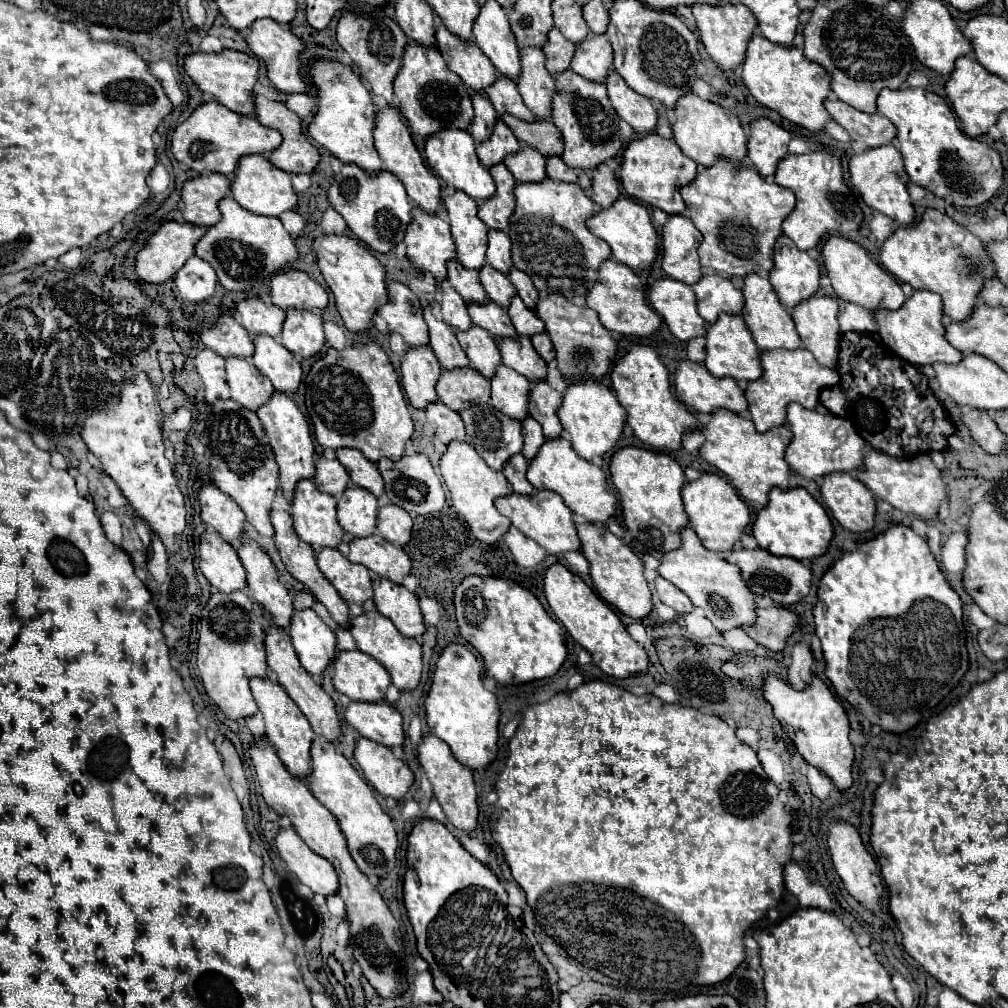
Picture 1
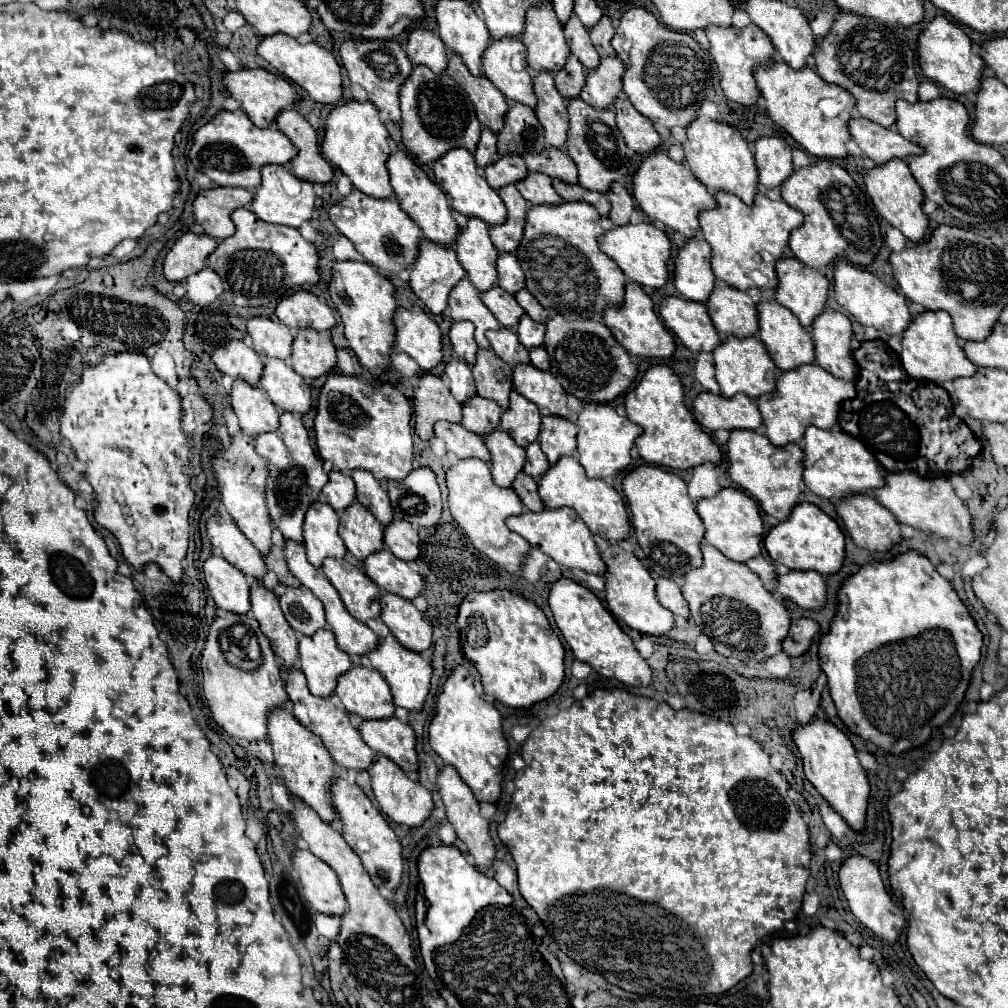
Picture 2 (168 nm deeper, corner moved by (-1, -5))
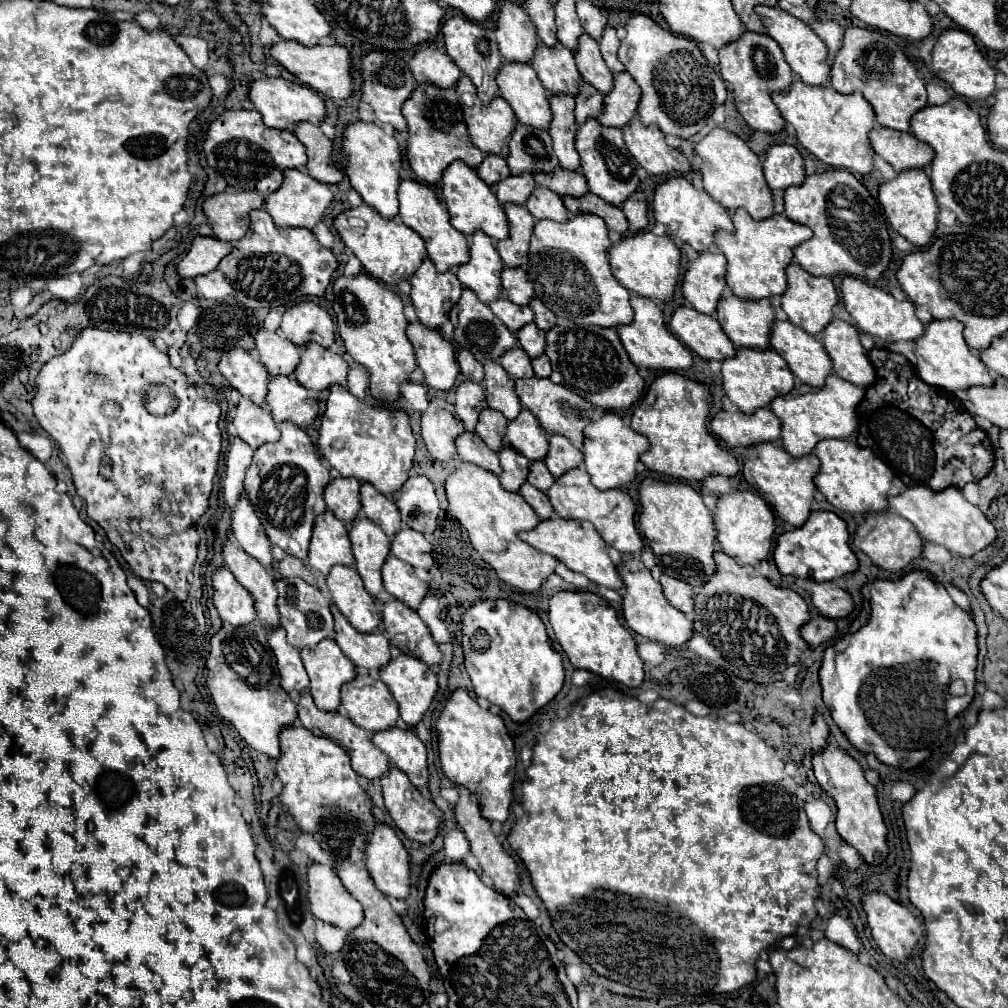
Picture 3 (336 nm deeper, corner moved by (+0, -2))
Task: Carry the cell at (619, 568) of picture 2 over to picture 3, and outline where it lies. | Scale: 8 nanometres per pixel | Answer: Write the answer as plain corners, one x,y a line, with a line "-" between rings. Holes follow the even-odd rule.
630,557
630,559
624,559
622,565
618,565
616,569
622,579
622,613
624,613
626,625
648,641
658,641
668,647
684,645
690,639
692,621
684,613
668,605
666,597
662,595
660,583
654,581
654,577
644,567
644,563
638,557

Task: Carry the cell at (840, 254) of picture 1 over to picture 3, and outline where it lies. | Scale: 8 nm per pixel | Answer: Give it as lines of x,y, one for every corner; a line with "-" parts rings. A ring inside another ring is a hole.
846,275
842,279
840,293
842,293
844,307
850,313
850,317
856,321
858,329
864,331
864,333
876,335
876,337
880,337
886,343
894,343
894,341
914,341
924,331
924,325
916,317
914,305
910,301
896,301
884,289
878,289
878,287
866,283
862,279
858,279
858,277

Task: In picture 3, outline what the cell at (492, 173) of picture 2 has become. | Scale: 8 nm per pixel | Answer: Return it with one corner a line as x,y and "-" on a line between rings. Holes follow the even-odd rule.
520,173
520,175
510,175
502,181
498,181
494,191
496,191
496,197
498,197
500,203
524,205
534,187
536,187
536,183
532,181
532,175

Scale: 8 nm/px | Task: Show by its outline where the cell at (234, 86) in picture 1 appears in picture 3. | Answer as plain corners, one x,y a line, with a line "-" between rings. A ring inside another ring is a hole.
264,75
256,81
252,81
250,89
248,89
248,97
250,97
250,103
256,107
256,111
262,115
264,125
272,127
272,129
288,129
290,131
300,121
320,123
322,117
326,115
324,101
314,89
294,83
294,81
288,81
284,77
266,77

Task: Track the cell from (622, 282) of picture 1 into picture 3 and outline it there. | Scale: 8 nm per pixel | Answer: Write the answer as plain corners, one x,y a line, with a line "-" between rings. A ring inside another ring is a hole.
632,293
630,305
634,309
634,321
630,325
620,325
618,335
628,351
630,359
638,367
648,367
648,369
666,369
666,371
678,371
678,369
688,369
692,365
692,357
686,351
686,347
670,333
668,327
664,327
664,315
658,309
658,305
648,299
648,297
638,297

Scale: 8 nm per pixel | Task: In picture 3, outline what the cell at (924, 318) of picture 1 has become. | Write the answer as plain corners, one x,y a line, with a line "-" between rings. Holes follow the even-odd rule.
934,319
926,325
922,337
914,341
916,349
916,371
920,379
928,385
942,387
948,391
956,389
968,389
972,385
992,385
992,377
982,365
982,361
970,353
970,347
966,345
962,337
962,323
958,319

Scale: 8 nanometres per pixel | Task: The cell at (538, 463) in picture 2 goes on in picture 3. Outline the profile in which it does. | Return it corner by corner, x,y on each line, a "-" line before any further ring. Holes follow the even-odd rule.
532,461
530,463
530,473
528,473
528,481
540,489
540,491
548,491
552,481
554,481
554,475
548,471
548,467
544,465
544,461

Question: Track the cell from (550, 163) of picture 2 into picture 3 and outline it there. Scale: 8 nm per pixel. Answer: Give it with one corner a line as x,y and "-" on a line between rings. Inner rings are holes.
558,165
552,173
538,171
538,173
532,173
532,175
534,175
534,181
538,185
548,187
562,197
568,195
568,193
572,193
572,197
580,197
580,193
588,193
584,175
580,171
570,171
570,169
564,169
564,167

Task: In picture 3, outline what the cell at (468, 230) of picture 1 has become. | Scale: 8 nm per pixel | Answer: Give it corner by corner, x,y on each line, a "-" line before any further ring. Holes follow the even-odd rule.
476,231
472,235
470,245
470,261
462,263
456,269
456,275
460,283
468,289
472,289
480,301
492,303
500,297
502,285
500,285
500,273
504,269
504,263
486,233

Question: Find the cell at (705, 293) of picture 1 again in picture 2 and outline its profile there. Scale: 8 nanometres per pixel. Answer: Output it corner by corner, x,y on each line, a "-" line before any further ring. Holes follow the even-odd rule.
717,286
705,306
721,338
747,338
759,330
757,304
737,288

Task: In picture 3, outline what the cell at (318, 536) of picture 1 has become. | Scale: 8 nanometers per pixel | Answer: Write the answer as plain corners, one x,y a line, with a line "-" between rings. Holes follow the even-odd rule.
324,511
316,517
312,539
310,539
310,551
308,551
308,563
322,571
324,575
334,565
352,565
354,555
350,549
348,529
344,523
340,523
332,513

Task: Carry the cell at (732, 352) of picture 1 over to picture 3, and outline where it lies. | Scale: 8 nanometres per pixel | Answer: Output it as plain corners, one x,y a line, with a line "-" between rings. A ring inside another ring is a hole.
736,349
734,357
722,361
722,379
724,393
732,403
738,405
740,411
754,411
758,407
766,407
774,397
786,395
794,387
794,375
790,373
786,361
782,361
772,349

